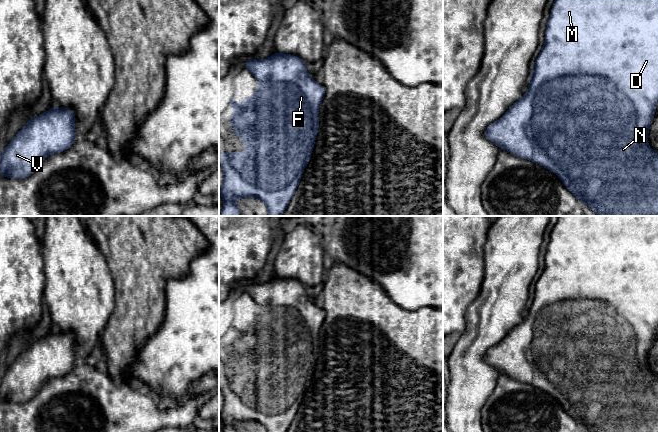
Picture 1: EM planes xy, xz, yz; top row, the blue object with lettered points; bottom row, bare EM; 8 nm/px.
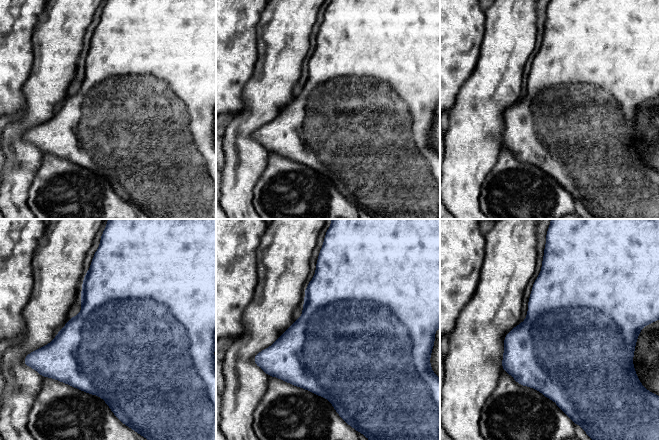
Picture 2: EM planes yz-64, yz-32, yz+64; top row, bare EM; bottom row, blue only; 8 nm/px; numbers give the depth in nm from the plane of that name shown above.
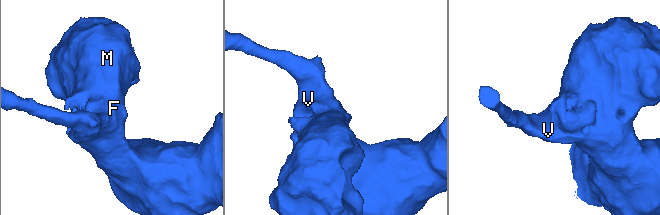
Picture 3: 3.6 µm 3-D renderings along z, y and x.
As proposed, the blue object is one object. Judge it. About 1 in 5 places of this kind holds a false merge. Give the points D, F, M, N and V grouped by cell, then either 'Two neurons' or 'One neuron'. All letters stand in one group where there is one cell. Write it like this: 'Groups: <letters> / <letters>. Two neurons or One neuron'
Groups: D F M N V. One neuron

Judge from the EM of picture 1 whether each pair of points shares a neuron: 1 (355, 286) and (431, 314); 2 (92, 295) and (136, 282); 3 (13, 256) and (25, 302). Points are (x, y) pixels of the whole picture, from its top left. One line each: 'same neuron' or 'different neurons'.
1: same neuron
2: different neurons
3: same neuron

